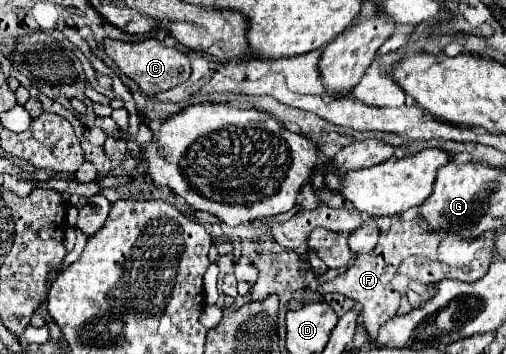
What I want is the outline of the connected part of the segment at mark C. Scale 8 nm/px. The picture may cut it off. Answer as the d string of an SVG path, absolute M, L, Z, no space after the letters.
M155 37L143 39L143 41L117 41L117 39L105 39L103 41L105 53L115 61L115 65L121 69L121 73L125 73L127 77L131 77L141 91L147 97L155 97L161 91L169 91L181 83L185 83L191 75L191 61L189 57L177 49L177 47L167 47L165 41L159 41Z

